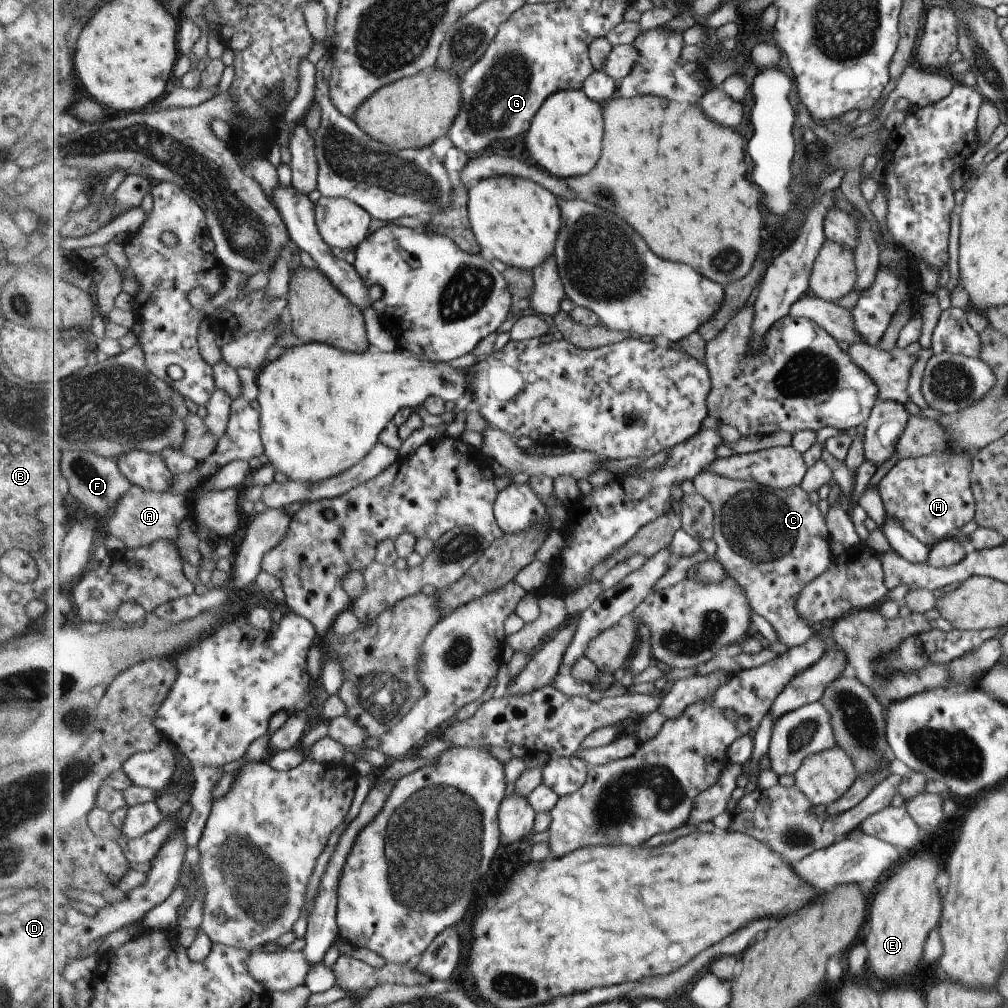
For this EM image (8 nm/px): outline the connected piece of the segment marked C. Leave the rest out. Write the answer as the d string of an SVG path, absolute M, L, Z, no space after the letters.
M701 472L694 478L693 484L697 492L701 493L705 498L708 498L712 504L714 510L714 523L715 534L714 540L717 544L717 550L713 557L717 557L723 566L726 566L727 572L733 577L746 591L746 595L749 598L749 603L753 610L757 611L761 616L764 616L777 631L778 638L782 644L787 645L789 648L805 645L807 641L810 641L811 637L817 633L818 637L824 642L827 649L834 649L837 643L834 642L831 633L825 632L825 630L819 630L818 627L812 626L812 624L804 616L801 616L798 605L798 597L802 593L802 590L811 584L811 580L817 578L828 566L831 564L831 552L829 552L829 536L827 536L827 530L825 530L825 522L823 517L817 510L817 505L811 502L811 496L806 490L803 490L802 485L793 487L790 489L776 490L768 486L763 486L755 481L730 479L721 475L715 475L714 473Z

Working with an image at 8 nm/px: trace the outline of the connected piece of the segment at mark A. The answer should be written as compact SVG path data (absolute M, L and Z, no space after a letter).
M133 485L119 497L110 515L105 518L105 526L109 534L119 538L127 548L150 545L157 539L171 539L176 543L179 536L179 520L191 516L188 499L183 495L150 491L142 486Z

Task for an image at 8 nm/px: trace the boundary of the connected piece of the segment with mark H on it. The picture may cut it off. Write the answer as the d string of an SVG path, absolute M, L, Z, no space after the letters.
M961 453L898 458L878 483L882 507L908 533L930 548L934 542L953 537L957 528L973 518L969 469L969 459Z

